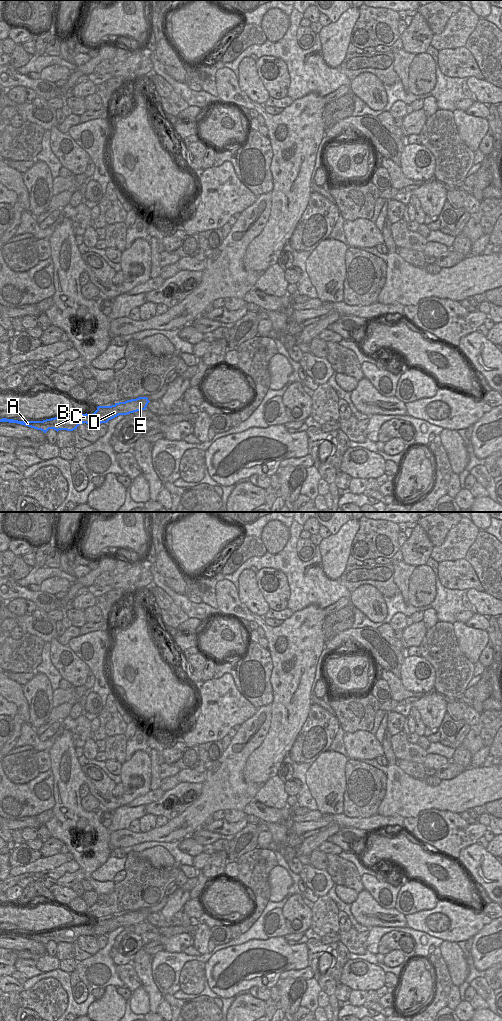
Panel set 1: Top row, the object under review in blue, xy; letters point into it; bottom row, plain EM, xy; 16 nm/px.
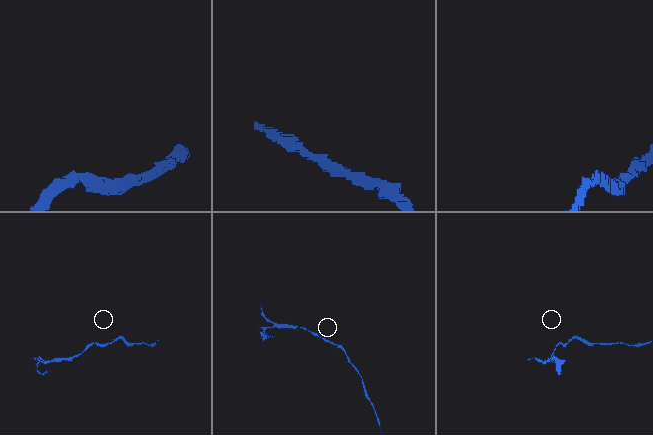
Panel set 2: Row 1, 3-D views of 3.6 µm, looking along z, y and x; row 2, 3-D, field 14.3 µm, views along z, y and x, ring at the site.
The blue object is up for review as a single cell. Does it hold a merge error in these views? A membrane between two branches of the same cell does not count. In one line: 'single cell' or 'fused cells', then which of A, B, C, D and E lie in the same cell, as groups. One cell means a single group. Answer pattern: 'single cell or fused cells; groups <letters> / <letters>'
fused cells; groups A B C / D E

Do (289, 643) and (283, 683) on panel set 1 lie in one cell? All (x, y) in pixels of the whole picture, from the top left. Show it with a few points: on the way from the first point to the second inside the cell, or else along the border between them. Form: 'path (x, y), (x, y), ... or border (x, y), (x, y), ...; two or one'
path (292, 653), (292, 673); one

